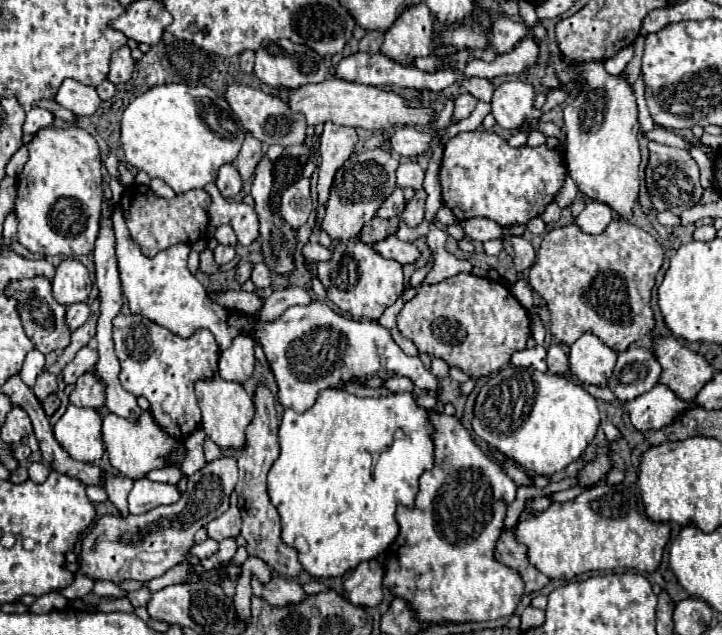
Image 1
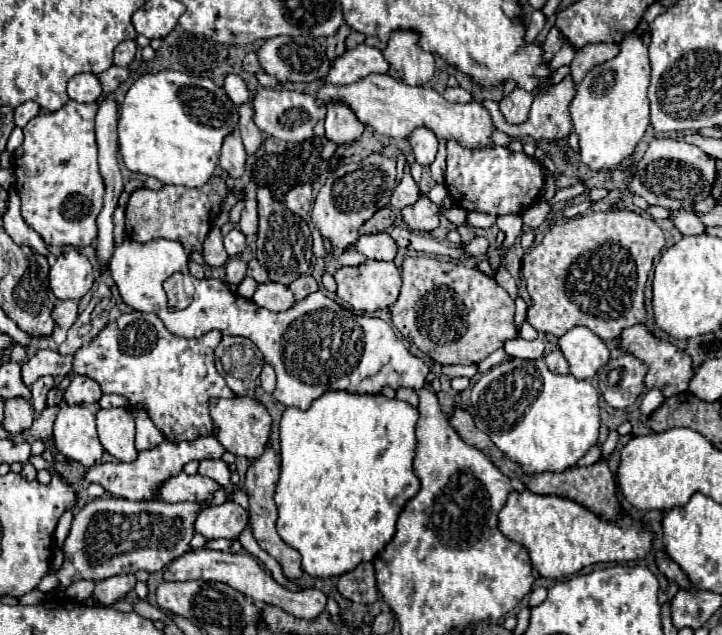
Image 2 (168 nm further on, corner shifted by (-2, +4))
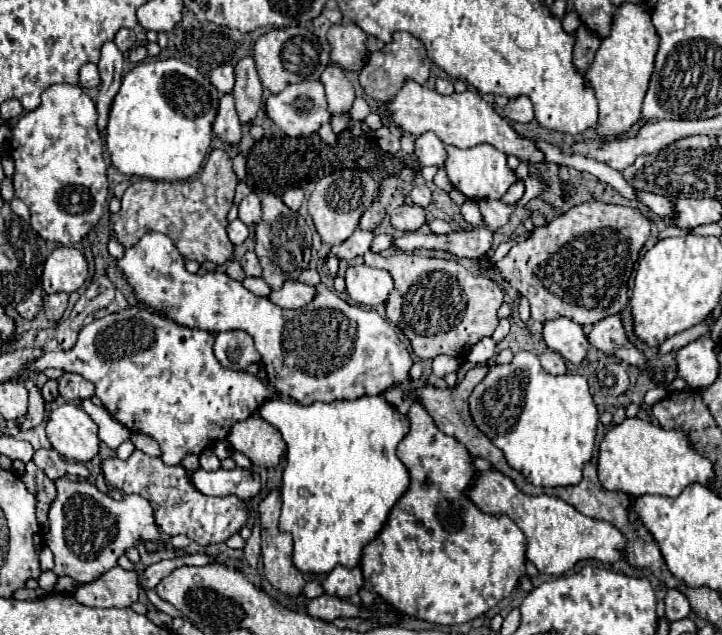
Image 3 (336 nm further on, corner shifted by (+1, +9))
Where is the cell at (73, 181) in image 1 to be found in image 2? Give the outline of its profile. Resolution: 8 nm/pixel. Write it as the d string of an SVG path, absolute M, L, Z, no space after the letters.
M69 100L61 110L51 114L35 116L25 128L25 140L21 148L15 150L15 170L17 172L17 190L21 196L21 214L23 220L43 238L47 246L73 246L83 248L91 246L97 238L95 218L101 212L103 204L103 178L97 166L97 142L95 142L95 114L97 104L79 104Z

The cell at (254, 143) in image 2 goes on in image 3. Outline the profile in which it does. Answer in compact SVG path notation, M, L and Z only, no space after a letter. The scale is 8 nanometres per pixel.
M244 57L236 63L236 85L232 95L236 99L236 111L242 125L254 121L256 113L262 107L262 85L256 73L256 63L252 57Z

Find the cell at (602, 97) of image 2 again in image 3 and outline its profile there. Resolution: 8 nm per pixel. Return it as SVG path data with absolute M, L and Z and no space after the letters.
M624 3L614 13L610 37L602 39L592 67L586 71L588 83L596 91L600 119L596 131L600 137L624 135L642 115L642 99L654 69L654 55L658 51L658 33L652 25L650 13L644 5Z

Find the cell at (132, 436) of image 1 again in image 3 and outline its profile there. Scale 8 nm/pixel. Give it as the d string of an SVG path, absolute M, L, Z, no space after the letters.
M84 399L82 409L98 425L100 441L104 441L110 449L118 449L118 445L130 437L130 431L124 425L120 425L104 407L96 407L90 399Z

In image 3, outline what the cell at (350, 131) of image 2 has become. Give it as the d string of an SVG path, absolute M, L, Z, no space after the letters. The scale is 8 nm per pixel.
M328 65L320 77L320 81L326 87L326 97L328 97L328 109L332 115L338 113L348 113L352 103L354 103L354 87L346 79L344 71L340 67Z

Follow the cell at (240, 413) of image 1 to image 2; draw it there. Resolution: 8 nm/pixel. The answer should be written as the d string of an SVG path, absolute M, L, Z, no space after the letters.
M233 396L233 398L211 398L209 402L211 420L213 420L213 436L221 442L221 446L235 454L245 456L249 460L259 458L263 448L269 440L271 432L271 416L267 414L265 406L249 396Z

